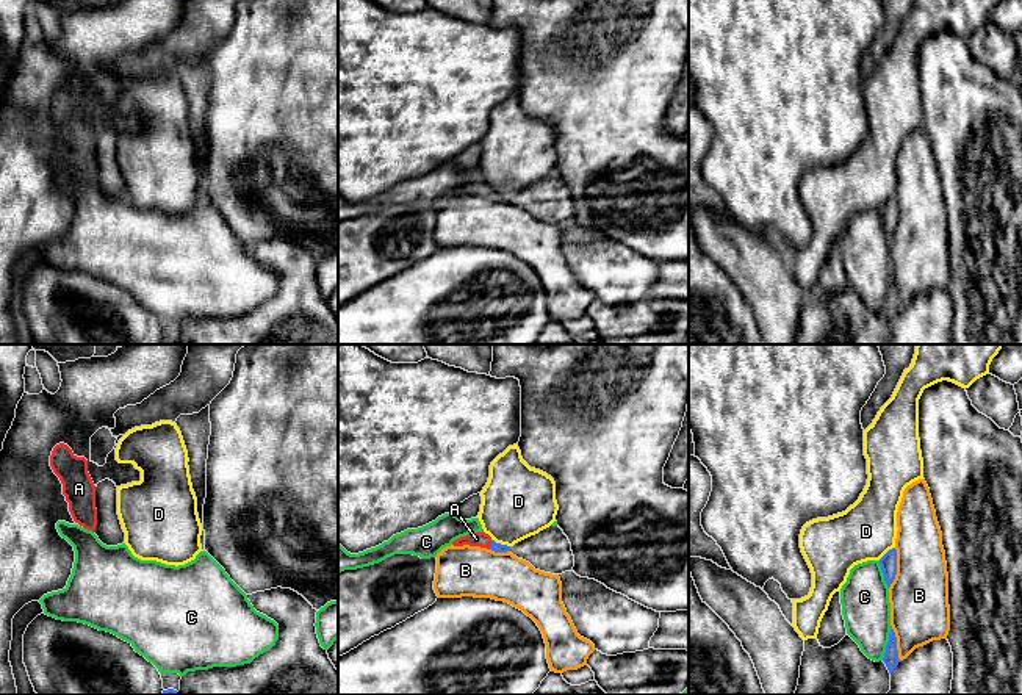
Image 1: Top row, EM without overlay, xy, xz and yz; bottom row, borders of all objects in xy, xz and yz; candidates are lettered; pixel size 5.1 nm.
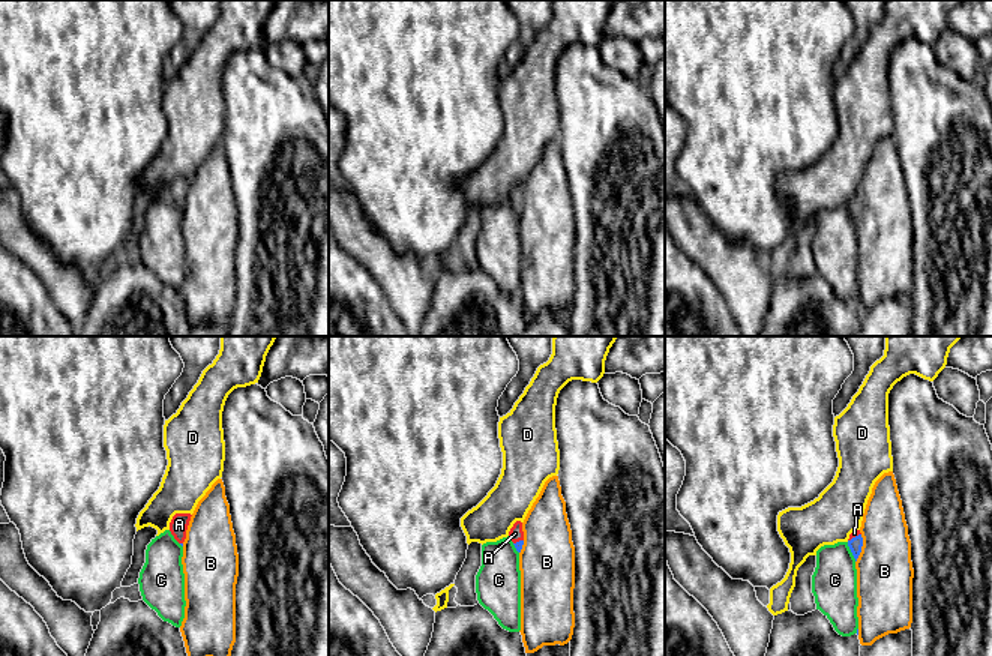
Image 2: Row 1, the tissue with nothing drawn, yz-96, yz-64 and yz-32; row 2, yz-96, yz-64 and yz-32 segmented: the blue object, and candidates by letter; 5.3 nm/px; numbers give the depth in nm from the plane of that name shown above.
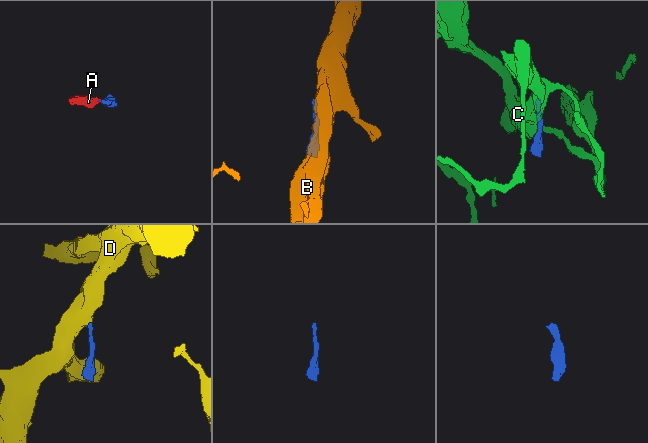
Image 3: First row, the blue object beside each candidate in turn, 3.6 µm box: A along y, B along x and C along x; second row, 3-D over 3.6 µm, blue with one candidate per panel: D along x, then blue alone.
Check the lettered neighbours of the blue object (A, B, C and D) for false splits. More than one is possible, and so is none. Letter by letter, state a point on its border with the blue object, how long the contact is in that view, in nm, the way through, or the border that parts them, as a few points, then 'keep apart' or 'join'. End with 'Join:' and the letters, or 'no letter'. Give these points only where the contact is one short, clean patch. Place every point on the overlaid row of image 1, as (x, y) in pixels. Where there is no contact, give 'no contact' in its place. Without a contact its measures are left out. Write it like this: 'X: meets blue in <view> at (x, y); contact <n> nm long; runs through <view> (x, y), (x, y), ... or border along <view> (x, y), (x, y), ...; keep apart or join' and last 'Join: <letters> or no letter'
A: meets blue in xz at (492, 545); contact 50 nm long; runs through xz (495, 547), (492, 545), (476, 539); join
B: meets blue in yz at (896, 568); contact 220 nm long; keep apart
C: meets blue in yz at (888, 644); contact 180 nm long; keep apart
D: meets blue in xz at (500, 543); contact 100 nm long; border along xz (492, 539), (509, 547); keep apart
Join: A

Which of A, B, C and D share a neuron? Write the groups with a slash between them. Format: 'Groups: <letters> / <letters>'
Groups: A / B / C / D

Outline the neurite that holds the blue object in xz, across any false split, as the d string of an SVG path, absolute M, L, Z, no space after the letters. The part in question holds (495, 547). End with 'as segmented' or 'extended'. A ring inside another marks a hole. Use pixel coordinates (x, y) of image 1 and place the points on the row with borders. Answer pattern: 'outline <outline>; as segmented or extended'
outline M484 531L482 532L473 532L473 534L468 534L465 537L460 537L460 538L454 540L452 545L454 546L463 546L463 545L480 546L480 548L491 549L495 553L507 553L507 551L510 551L510 546L496 543Z; extended

